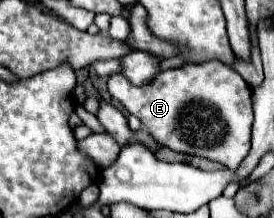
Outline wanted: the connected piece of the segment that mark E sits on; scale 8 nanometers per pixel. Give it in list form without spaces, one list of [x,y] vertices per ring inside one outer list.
[[[219,60],[205,64],[185,64],[161,72],[147,86],[133,86],[123,74],[113,74],[107,84],[129,114],[137,116],[151,136],[175,152],[203,156],[237,170],[251,148],[251,88],[233,68]]]

